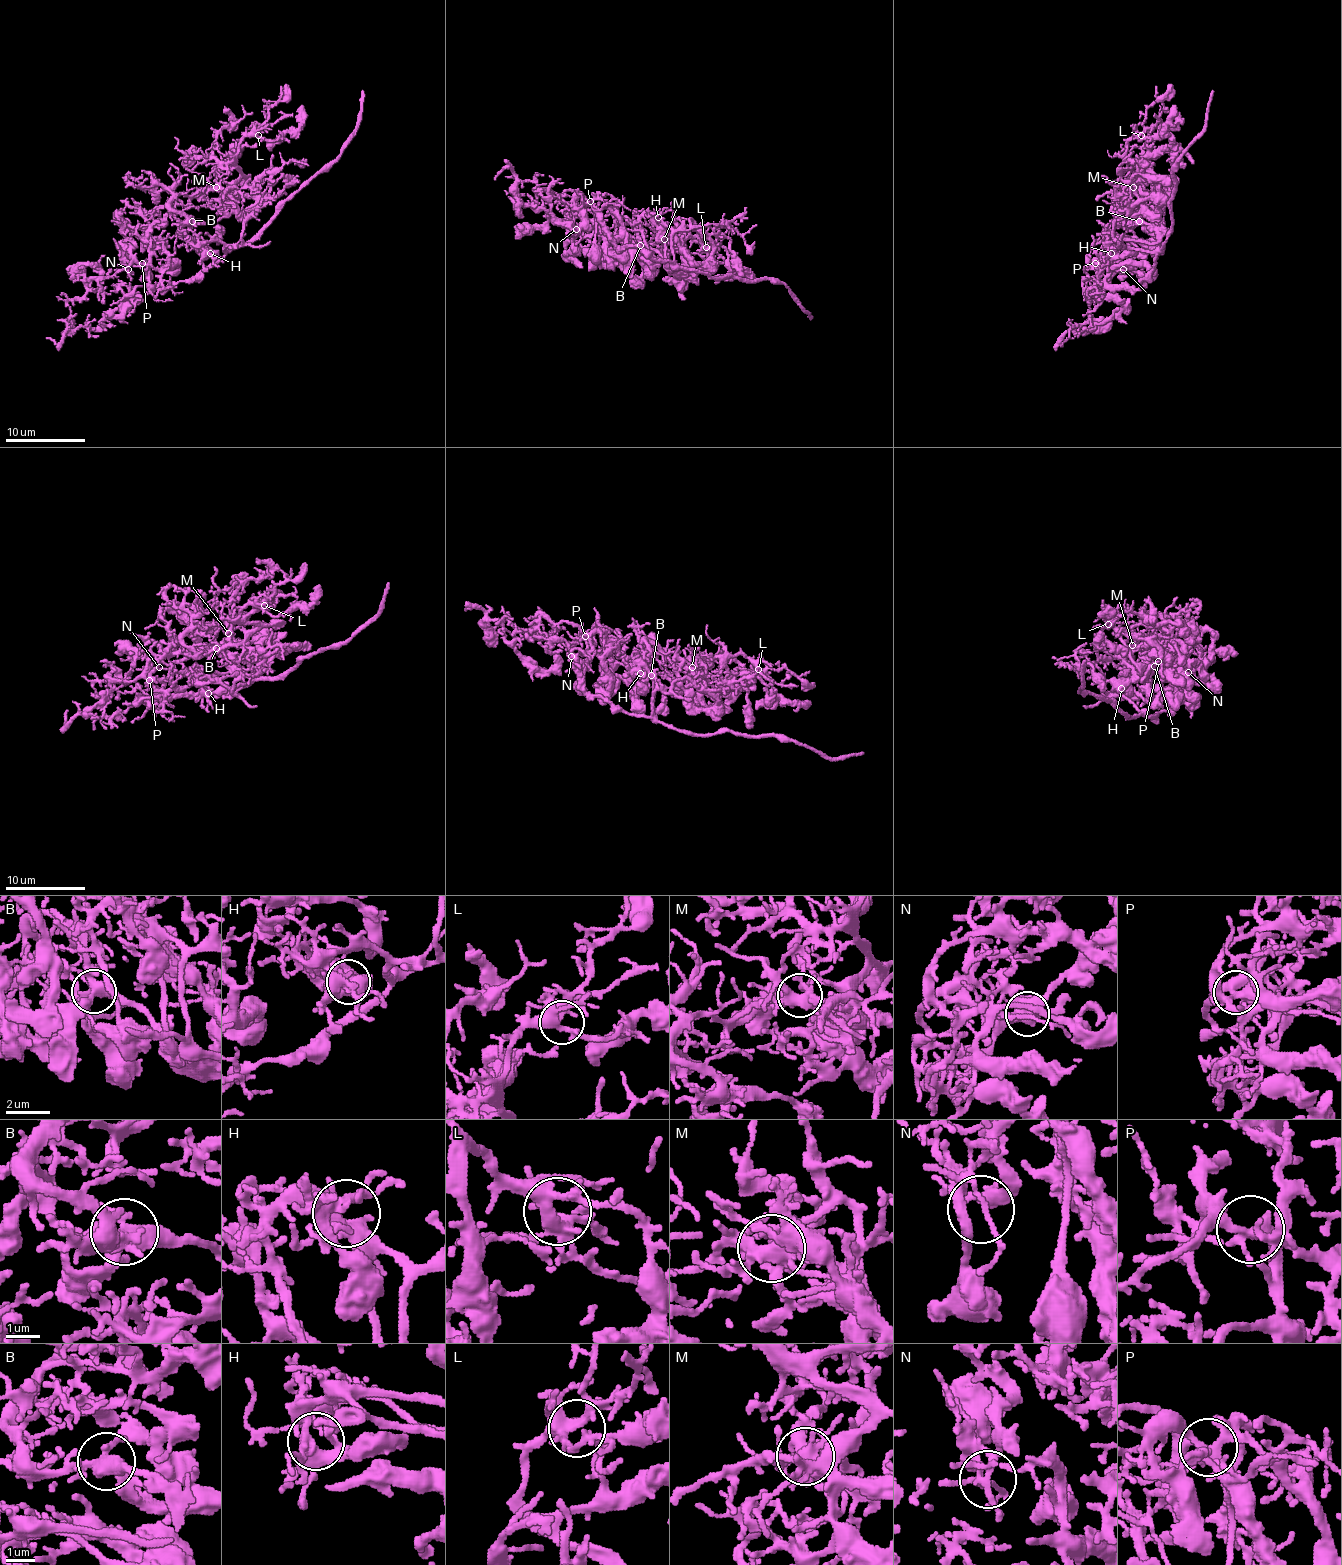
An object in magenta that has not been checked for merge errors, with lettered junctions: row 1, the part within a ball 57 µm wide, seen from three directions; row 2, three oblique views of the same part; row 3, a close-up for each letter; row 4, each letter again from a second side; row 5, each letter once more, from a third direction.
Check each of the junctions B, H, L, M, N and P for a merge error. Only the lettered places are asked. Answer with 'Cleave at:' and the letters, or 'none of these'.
Cleave at: none of these

